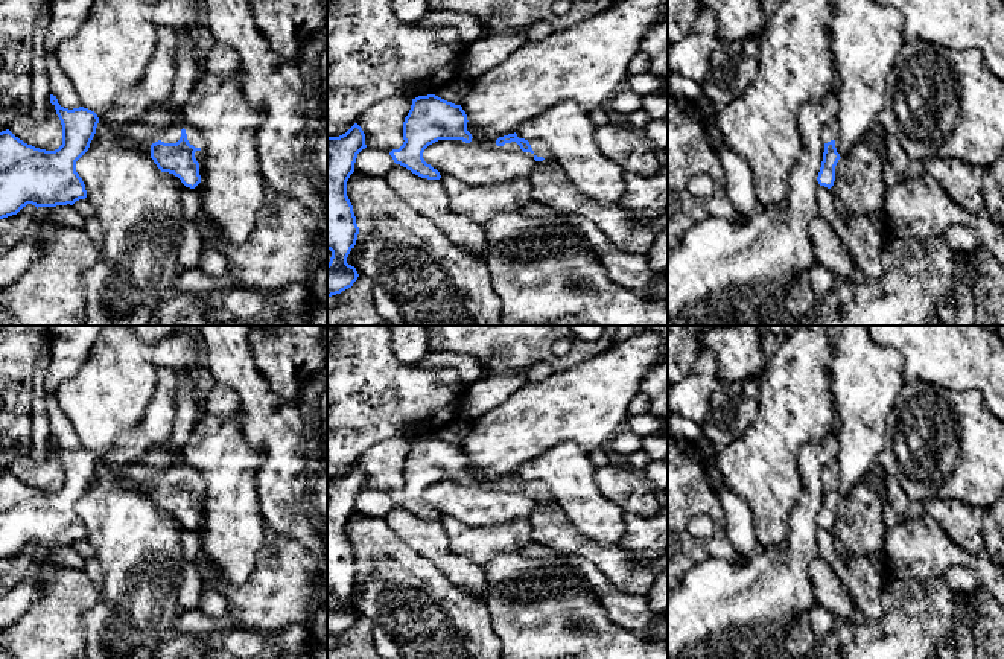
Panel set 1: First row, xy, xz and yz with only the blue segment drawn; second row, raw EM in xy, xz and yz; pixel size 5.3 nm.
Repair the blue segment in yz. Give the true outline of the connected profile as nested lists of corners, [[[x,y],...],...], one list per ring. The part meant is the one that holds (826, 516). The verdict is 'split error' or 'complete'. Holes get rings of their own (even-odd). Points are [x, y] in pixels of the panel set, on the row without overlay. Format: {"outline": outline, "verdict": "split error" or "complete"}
{"outline": [[[832,463],[823,469],[821,482],[824,484],[824,493],[817,522],[820,527],[831,530],[835,522],[835,507],[841,499],[838,490],[840,470],[837,467],[837,463]]], "verdict": "split error"}

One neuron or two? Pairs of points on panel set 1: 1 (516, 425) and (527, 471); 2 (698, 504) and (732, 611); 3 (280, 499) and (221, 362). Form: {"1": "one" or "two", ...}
{"1": "two", "2": "two", "3": "one"}

